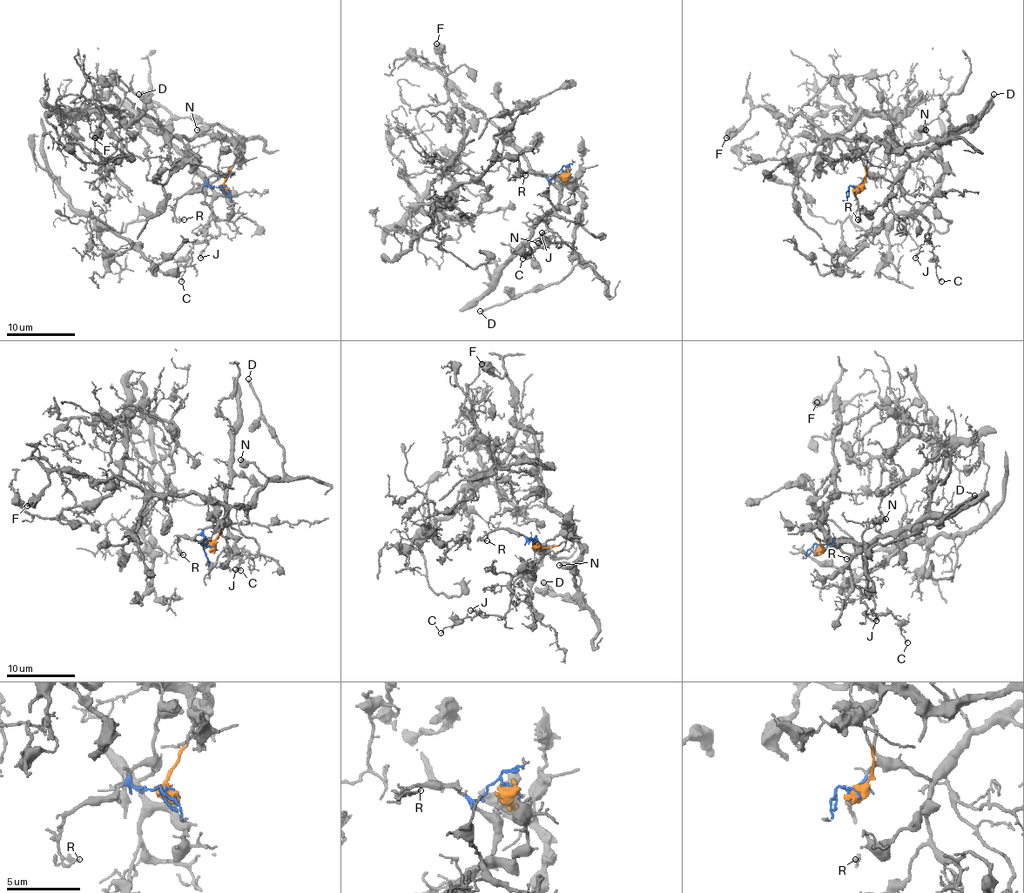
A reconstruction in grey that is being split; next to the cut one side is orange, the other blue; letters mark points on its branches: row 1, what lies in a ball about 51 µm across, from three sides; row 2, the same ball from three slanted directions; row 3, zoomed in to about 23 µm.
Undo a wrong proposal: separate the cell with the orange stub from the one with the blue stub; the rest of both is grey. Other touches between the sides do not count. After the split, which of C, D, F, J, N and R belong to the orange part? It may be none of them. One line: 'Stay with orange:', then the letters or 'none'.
Stay with orange: D, F, N

